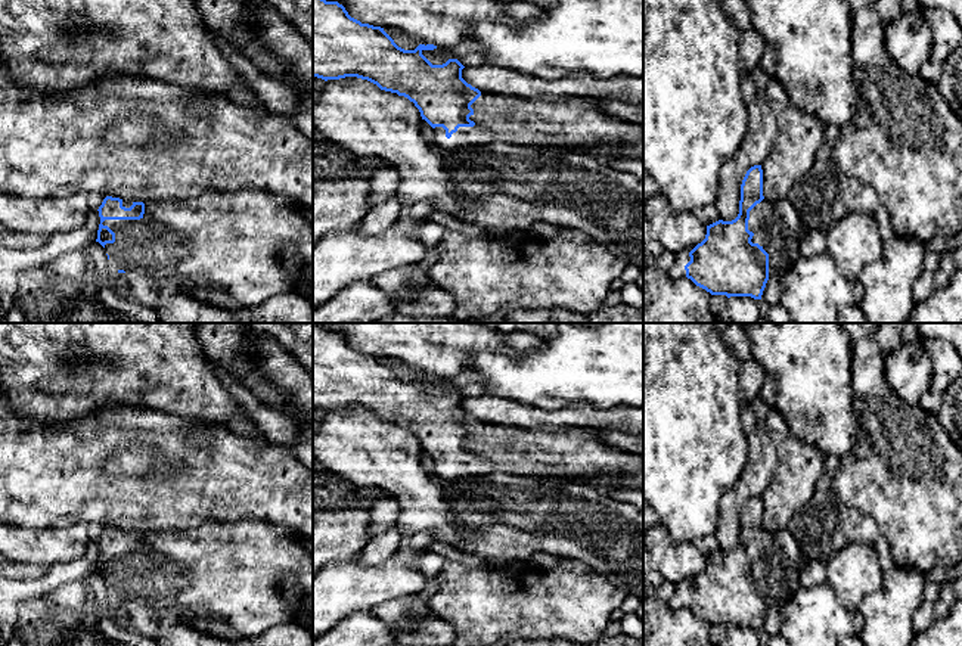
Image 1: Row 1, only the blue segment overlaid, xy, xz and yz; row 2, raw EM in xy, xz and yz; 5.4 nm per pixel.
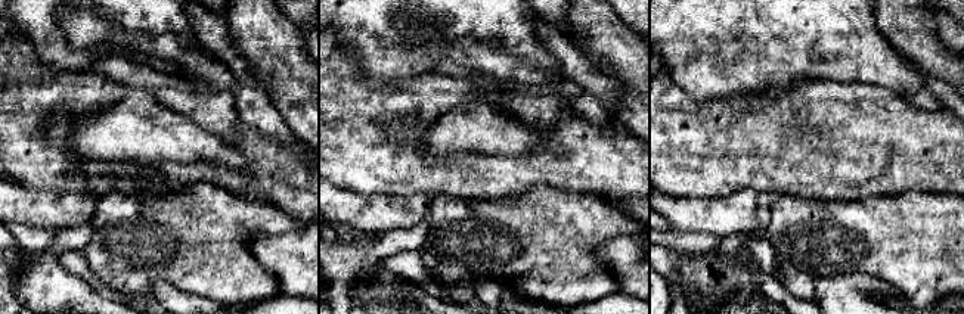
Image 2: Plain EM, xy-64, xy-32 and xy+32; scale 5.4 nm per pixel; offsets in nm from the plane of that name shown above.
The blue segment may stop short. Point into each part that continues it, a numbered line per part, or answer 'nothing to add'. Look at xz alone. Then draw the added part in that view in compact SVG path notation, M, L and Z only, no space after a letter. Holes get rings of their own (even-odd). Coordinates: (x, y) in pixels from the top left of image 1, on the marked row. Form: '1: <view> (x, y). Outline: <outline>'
1: xz (571, 123). Outline: M481 91L471 108L474 127L459 127L450 139L443 127L432 128L440 150L491 142L555 149L643 142L643 125L608 115L595 99L546 102Z

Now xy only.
1: xy (230, 239). Outline: M242 190L204 192L183 201L145 202L140 220L105 220L102 223L115 233L115 242L106 243L112 270L134 271L156 283L173 274L202 277L212 286L199 296L223 307L257 307L269 298L294 292L295 274L286 270L277 257L283 245L291 245L297 255L297 267L313 277L313 224L304 217L297 202L289 198Z

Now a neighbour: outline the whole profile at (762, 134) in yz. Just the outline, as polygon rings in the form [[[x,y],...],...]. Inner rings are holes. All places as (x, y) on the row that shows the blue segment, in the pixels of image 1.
[[[761,93],[748,105],[748,131],[741,147],[720,170],[719,196],[714,204],[720,220],[732,221],[738,217],[742,180],[751,167],[766,161],[776,140],[776,115],[766,94]]]

